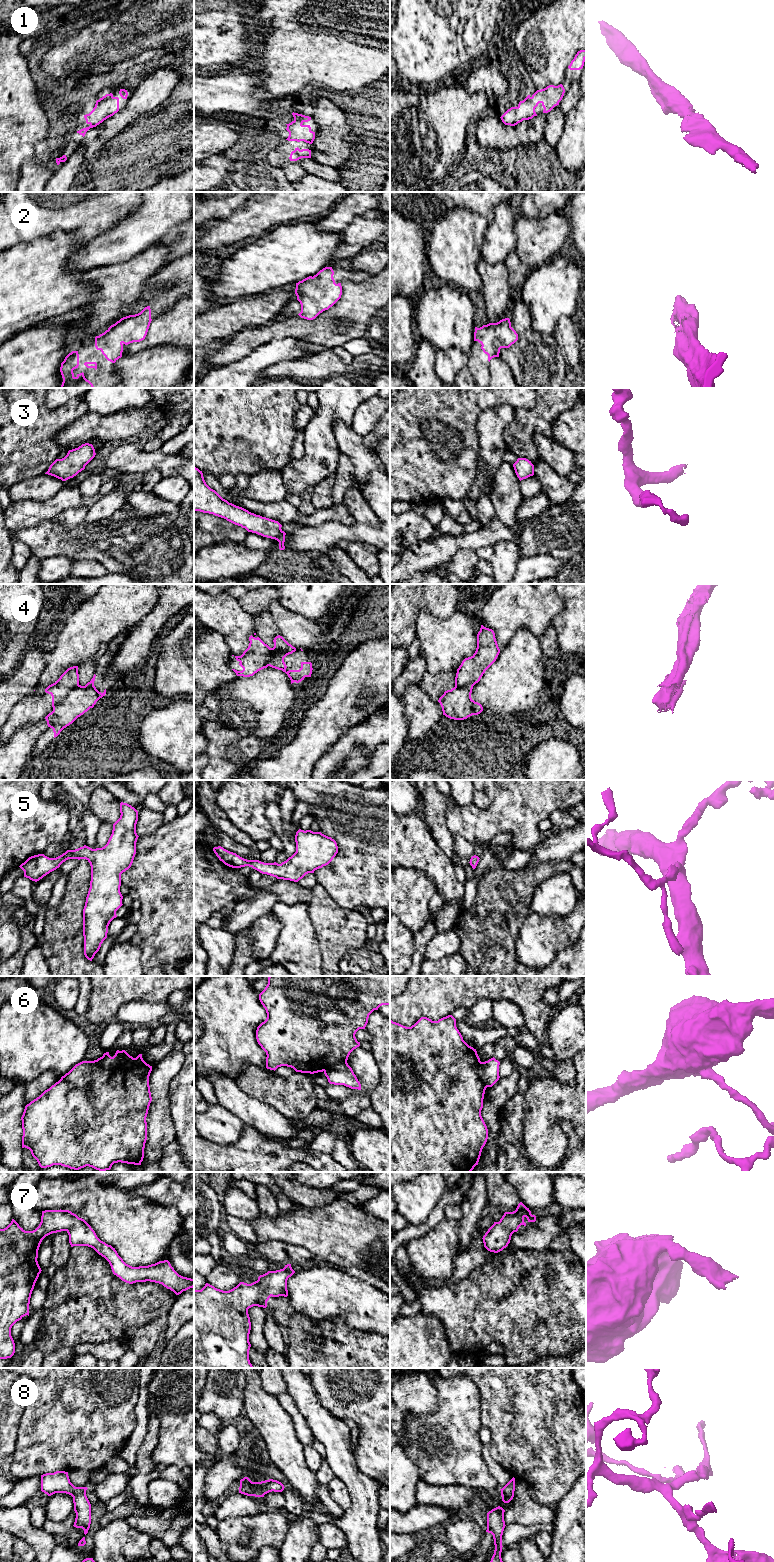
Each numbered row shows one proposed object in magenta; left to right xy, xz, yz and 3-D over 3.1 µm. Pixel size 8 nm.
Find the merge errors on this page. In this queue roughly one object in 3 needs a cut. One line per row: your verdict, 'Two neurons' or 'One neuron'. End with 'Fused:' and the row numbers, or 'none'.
1: One neuron
2: One neuron
3: One neuron
4: Two neurons
5: One neuron
6: Two neurons
7: One neuron
8: One neuron
Fused: 4, 6

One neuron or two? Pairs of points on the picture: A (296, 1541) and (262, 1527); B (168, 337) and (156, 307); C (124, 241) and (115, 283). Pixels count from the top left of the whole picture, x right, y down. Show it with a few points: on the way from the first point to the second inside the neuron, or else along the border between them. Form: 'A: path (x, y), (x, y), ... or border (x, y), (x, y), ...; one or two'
A: border (292, 1522), (283, 1543), (278, 1548); two
B: border (176, 300), (170, 309), (151, 321), (146, 336); two
C: border (141, 251), (127, 260), (97, 267); two

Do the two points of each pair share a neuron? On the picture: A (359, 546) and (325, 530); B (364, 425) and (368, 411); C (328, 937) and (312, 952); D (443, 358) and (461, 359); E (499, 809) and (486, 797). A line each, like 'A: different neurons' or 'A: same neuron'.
A: different neurons
B: same neuron
C: different neurons
D: same neuron
E: different neurons

